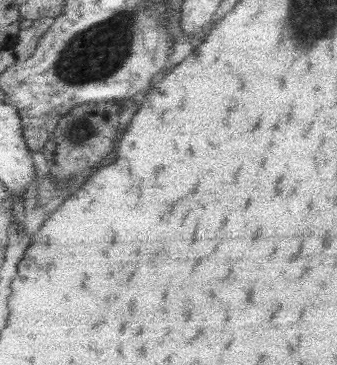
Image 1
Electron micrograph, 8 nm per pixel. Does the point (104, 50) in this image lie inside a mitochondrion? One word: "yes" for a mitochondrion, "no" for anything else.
yes

